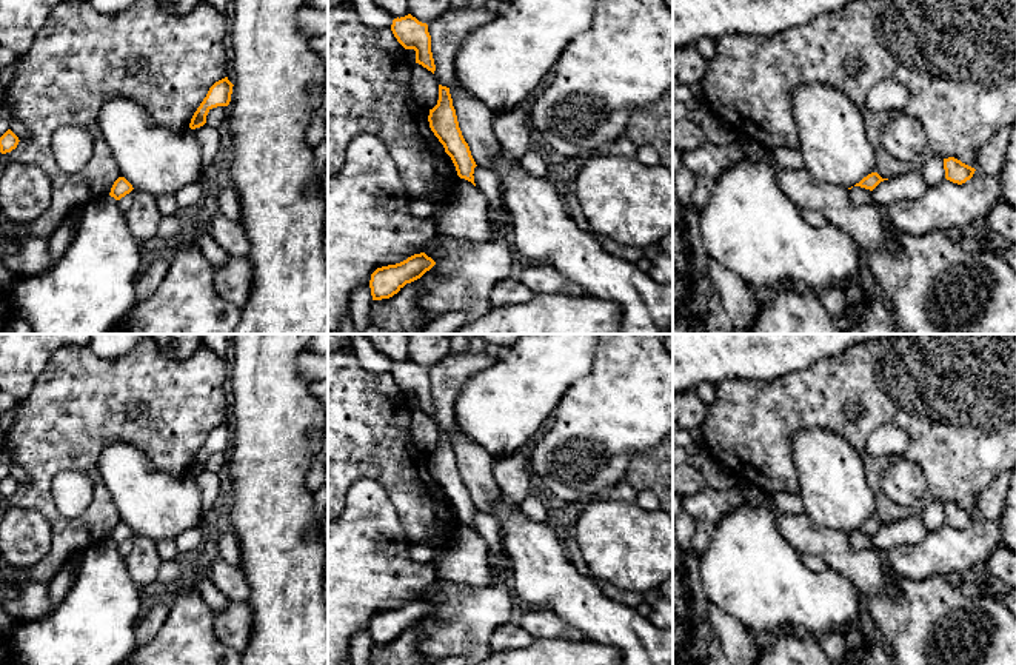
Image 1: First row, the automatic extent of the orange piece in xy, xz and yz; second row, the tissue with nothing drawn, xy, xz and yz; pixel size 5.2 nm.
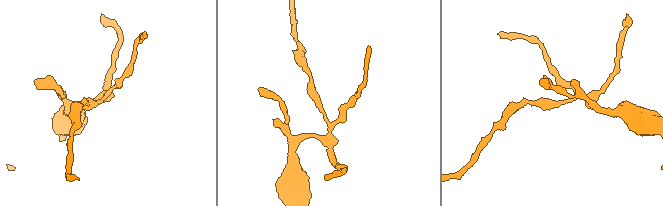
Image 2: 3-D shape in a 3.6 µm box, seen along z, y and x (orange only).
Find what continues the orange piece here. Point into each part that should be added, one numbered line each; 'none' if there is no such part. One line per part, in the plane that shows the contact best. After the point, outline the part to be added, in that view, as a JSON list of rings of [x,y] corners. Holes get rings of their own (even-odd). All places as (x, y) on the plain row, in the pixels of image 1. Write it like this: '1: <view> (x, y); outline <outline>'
none

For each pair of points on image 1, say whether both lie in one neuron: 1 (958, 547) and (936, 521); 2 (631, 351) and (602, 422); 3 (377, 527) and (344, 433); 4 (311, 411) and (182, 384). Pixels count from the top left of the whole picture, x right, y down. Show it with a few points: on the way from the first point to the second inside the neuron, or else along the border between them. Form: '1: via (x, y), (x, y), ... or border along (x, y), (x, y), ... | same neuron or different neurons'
1: border along (944, 522), (927, 531) | different neurons
2: via (631, 368), (631, 393), (619, 405) | same neuron
3: border along (376, 479), (357, 479), (347, 493), (344, 510) | different neurons
4: border along (228, 362), (230, 380) | different neurons

